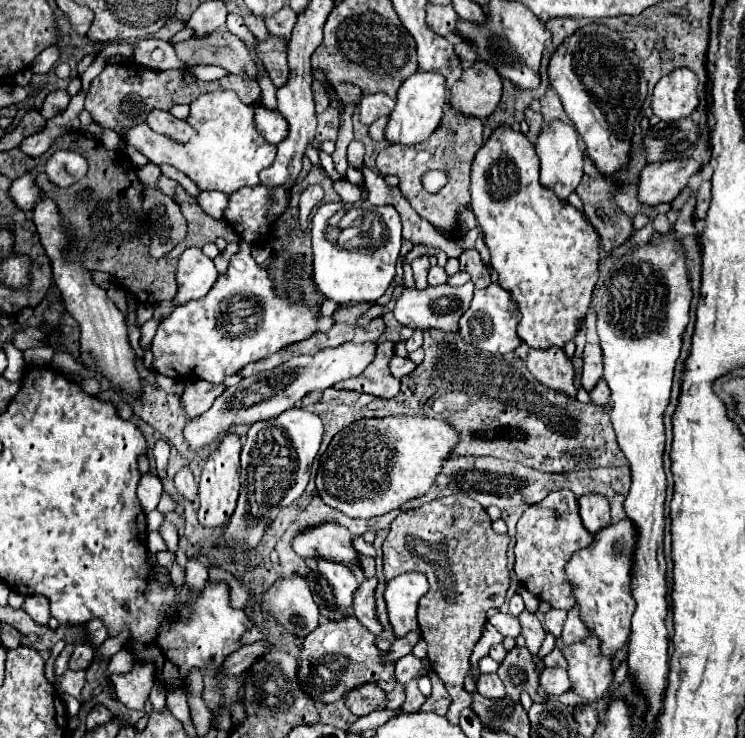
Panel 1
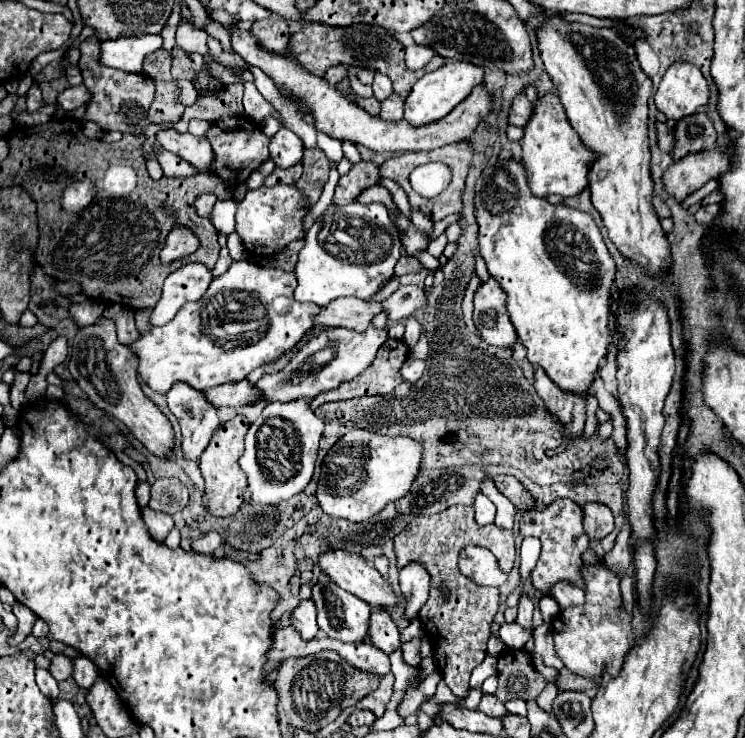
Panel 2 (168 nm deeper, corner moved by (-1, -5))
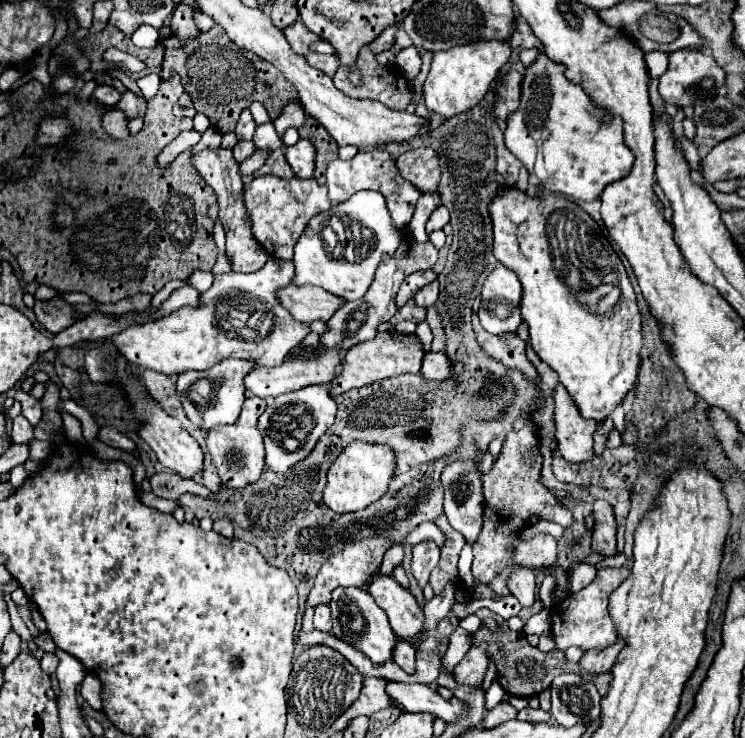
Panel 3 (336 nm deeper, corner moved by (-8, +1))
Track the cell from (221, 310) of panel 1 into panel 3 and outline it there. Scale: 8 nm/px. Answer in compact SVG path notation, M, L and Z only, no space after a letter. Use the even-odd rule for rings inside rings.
M270 258L264 268L250 274L218 274L210 290L200 294L198 306L184 306L174 314L160 318L150 324L128 326L118 336L112 336L116 348L128 358L128 362L136 364L142 370L154 370L166 376L180 374L184 370L204 370L214 366L216 362L228 358L240 358L254 364L254 368L264 366L280 366L290 350L294 350L310 332L310 326L294 320L294 316L280 304L278 290L288 286L294 280L294 262L292 260L276 260Z

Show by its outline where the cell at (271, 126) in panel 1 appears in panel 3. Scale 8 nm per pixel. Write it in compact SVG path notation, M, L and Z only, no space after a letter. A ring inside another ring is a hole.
M300 138L294 146L286 146L284 156L286 156L286 162L292 166L292 170L298 178L312 176L316 152L314 152L314 146L310 140Z

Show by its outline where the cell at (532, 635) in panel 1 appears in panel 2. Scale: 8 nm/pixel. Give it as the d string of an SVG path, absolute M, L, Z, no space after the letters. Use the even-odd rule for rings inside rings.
M521 596L519 598L519 604L517 604L517 610L519 610L517 624L521 624L523 628L533 628L533 624L531 624L531 618L533 618L533 602L527 596Z

